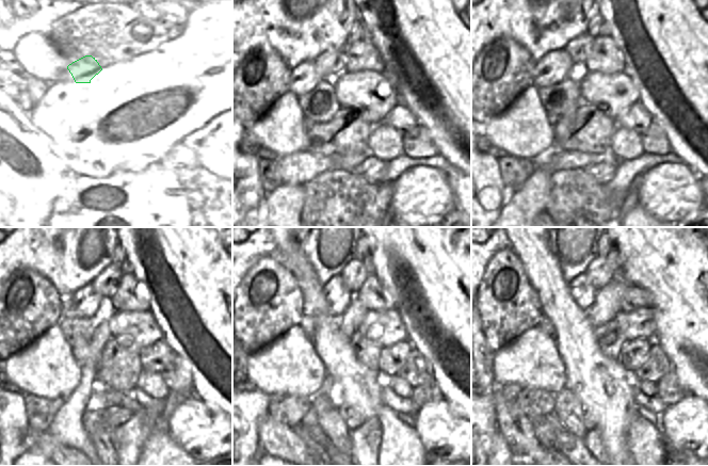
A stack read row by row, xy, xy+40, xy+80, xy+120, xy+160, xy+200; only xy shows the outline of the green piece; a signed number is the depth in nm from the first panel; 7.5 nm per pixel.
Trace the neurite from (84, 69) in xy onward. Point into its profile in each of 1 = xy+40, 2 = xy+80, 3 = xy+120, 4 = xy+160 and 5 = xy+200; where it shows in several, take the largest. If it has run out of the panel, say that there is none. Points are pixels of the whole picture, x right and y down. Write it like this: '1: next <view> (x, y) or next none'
1: next xy+40 (330, 62)
2: next xy+80 (578, 48)
3: next xy+120 (106, 284)
4: next xy+160 (354, 274)
5: next xy+200 (599, 273)

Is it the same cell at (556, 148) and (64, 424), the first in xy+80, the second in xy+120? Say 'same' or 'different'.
same

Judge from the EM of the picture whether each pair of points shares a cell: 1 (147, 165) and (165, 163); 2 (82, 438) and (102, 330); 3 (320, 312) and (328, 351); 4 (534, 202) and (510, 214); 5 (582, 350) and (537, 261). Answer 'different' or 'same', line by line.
1: different
2: same
3: same
4: same
5: same

